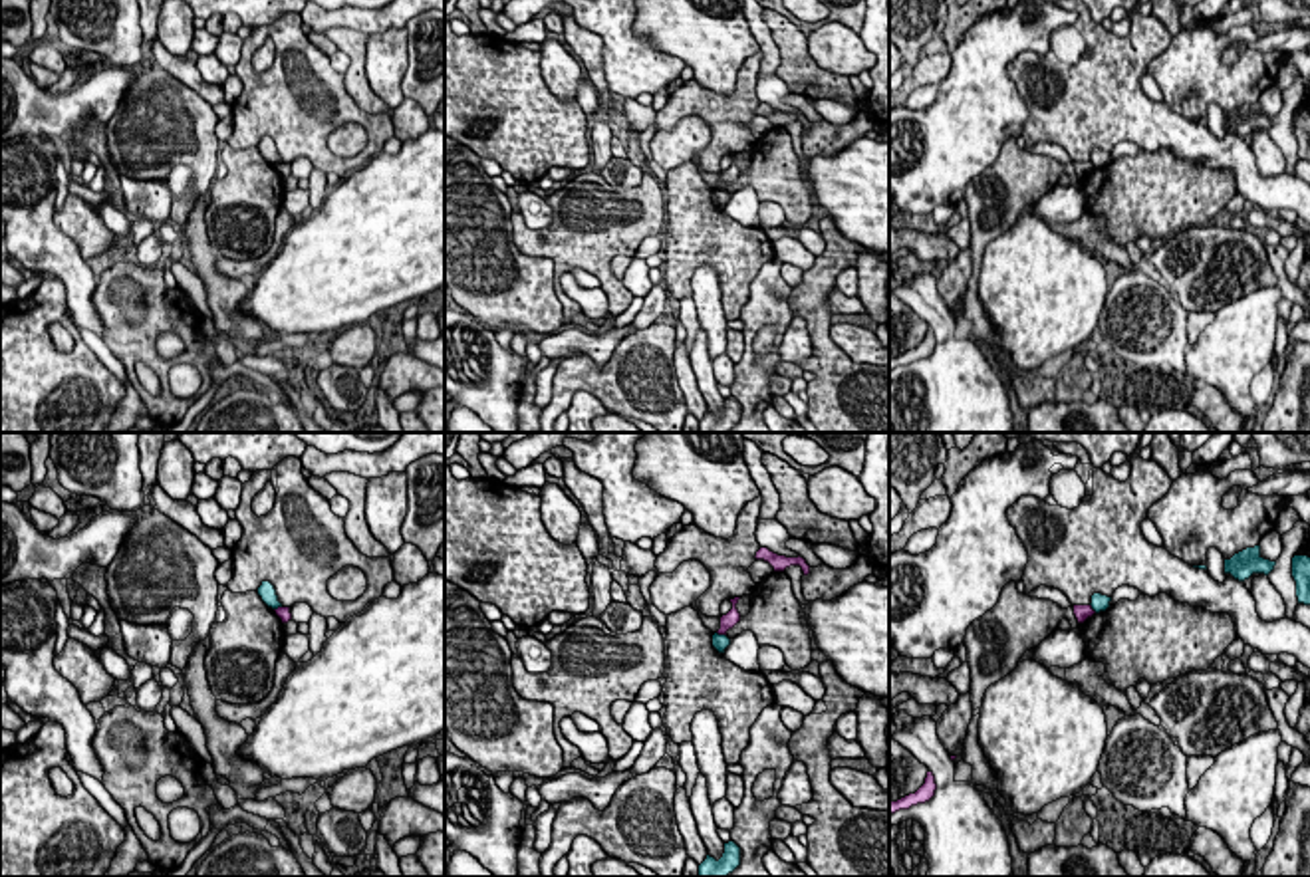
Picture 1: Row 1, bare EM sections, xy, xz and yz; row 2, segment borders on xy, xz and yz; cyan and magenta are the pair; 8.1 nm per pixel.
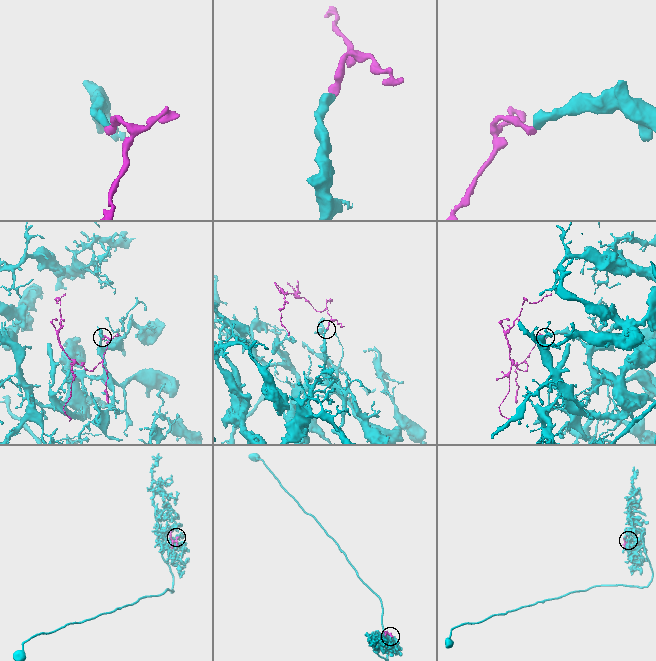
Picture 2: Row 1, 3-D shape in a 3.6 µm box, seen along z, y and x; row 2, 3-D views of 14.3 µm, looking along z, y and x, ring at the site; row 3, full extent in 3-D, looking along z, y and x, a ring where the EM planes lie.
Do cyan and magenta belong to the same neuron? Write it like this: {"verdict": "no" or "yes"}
{"verdict": "no"}

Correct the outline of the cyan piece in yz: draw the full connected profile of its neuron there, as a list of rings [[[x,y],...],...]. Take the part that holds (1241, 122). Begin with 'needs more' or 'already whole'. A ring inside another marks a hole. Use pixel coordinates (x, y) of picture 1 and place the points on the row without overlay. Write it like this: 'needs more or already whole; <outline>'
already whole; [[[1254,101],[1235,109],[1231,115],[1225,115],[1225,129],[1231,129],[1235,135],[1244,137],[1252,129],[1268,131],[1274,121],[1276,117],[1264,115],[1260,111],[1260,101]]]

